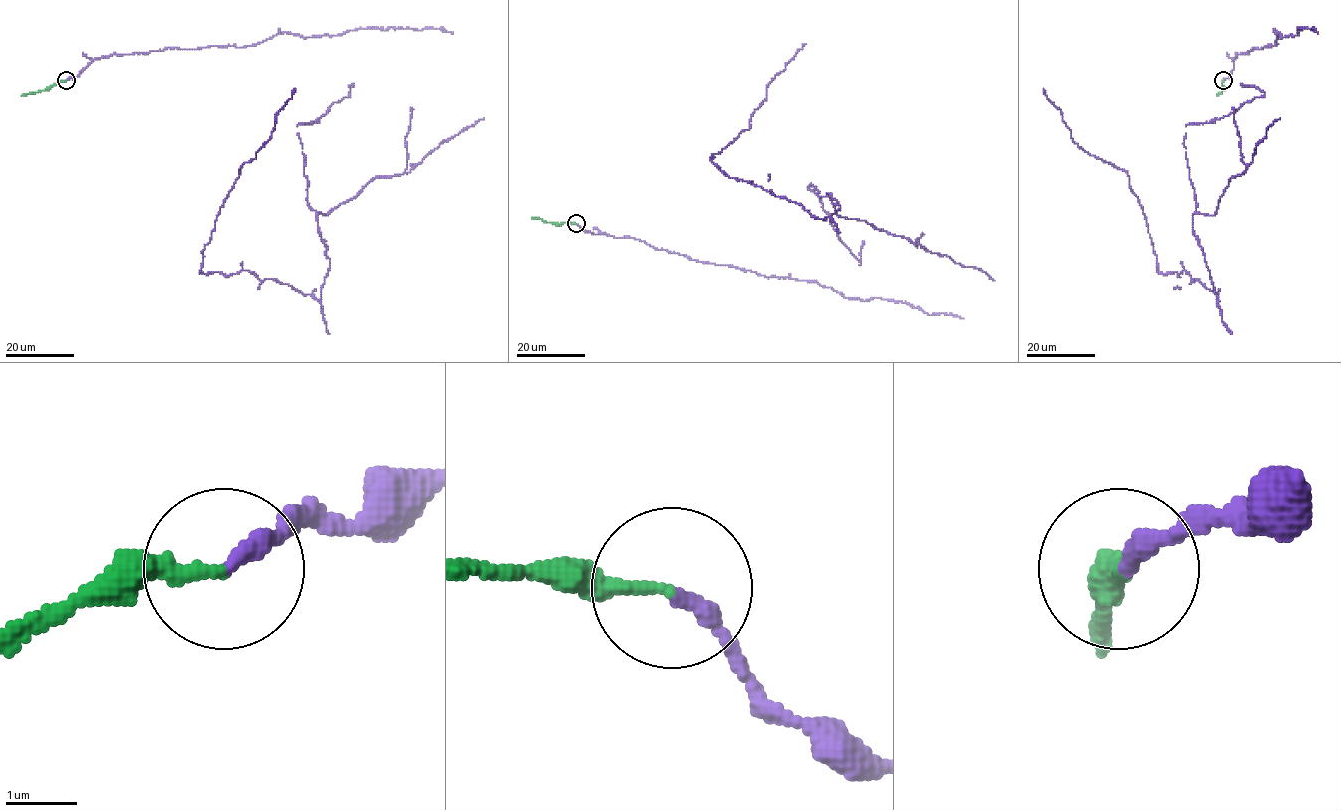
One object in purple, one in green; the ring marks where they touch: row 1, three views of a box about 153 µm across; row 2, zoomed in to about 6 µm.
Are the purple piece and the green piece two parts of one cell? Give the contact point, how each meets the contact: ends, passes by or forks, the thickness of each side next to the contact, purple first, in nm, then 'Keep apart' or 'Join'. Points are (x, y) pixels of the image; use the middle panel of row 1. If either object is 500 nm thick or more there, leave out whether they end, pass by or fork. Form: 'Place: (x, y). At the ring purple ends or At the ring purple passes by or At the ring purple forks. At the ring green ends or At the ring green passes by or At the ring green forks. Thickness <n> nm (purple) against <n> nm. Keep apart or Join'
Place: (576, 223). At the ring purple ends. At the ring green ends. Thickness 240 nm (purple) against 200 nm. Join

